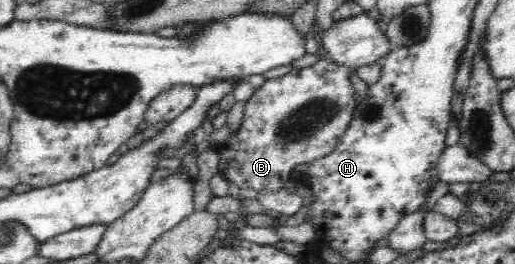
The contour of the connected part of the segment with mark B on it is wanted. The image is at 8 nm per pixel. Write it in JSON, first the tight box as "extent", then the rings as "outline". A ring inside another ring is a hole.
{"extent":[212,58,357,194],"outline":[[[321,58],[312,66],[303,69],[292,69],[284,76],[266,79],[245,102],[243,118],[234,134],[230,134],[223,142],[212,146],[218,153],[217,172],[228,183],[254,191],[257,194],[268,194],[287,190],[291,181],[296,180],[294,170],[301,164],[324,158],[339,143],[350,124],[356,103],[356,91],[350,80],[357,68],[344,67]]]}

